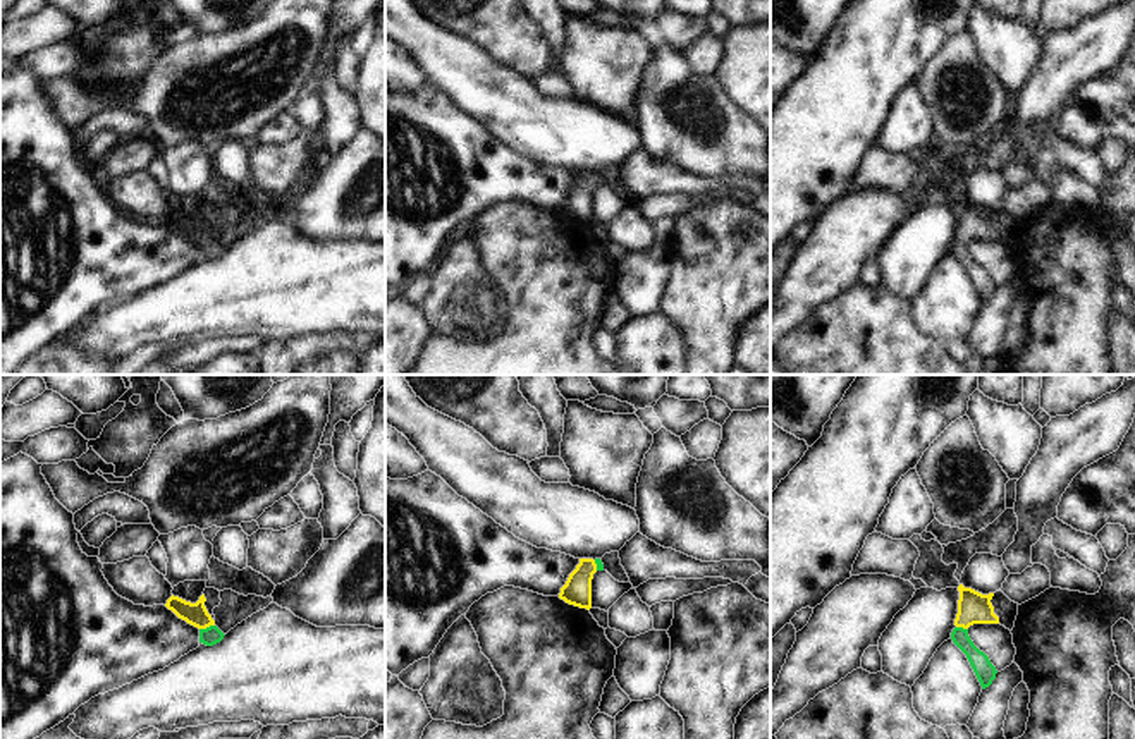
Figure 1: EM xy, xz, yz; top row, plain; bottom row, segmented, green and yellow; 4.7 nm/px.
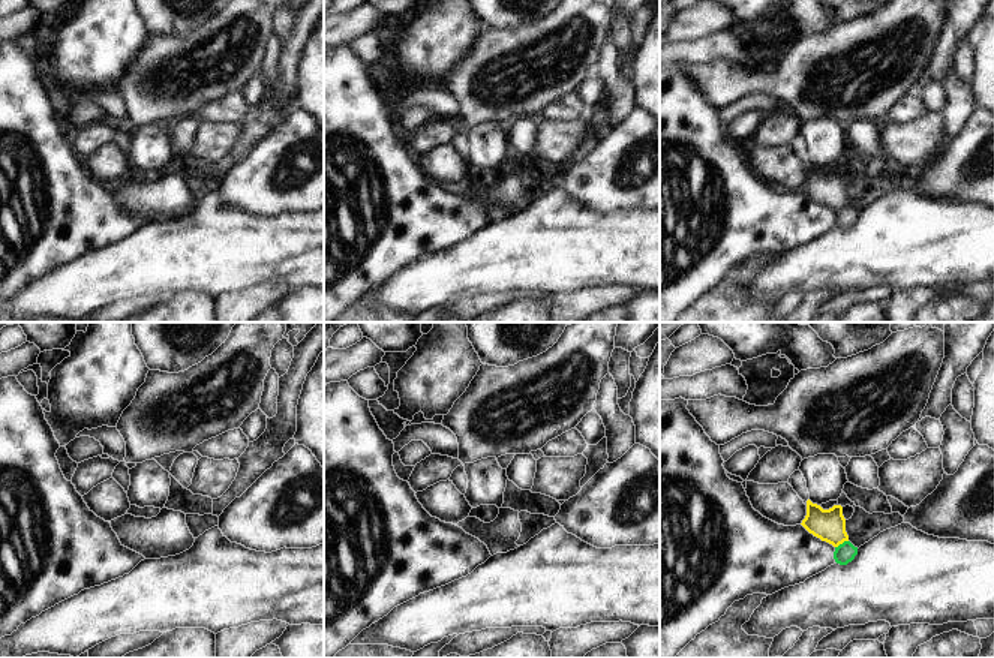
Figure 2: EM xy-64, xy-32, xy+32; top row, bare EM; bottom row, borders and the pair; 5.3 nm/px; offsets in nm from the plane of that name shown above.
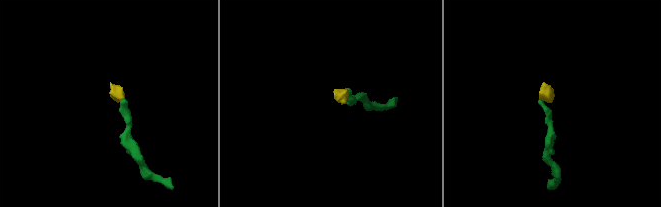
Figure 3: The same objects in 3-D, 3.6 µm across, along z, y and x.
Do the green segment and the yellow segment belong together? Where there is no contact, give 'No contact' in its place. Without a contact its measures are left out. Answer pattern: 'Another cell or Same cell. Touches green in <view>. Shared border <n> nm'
Same cell. Touches green in xy. Shared border 80 nm

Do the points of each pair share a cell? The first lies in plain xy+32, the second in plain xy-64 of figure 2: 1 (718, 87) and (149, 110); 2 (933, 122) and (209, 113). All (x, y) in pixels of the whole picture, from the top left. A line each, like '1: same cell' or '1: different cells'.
1: same cell
2: different cells

